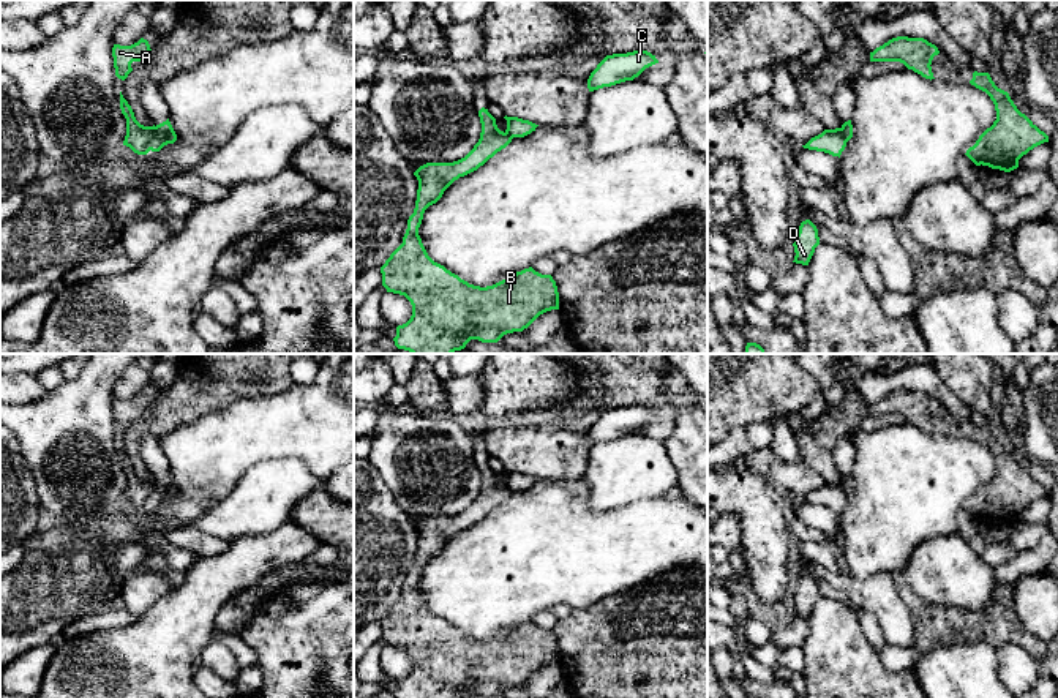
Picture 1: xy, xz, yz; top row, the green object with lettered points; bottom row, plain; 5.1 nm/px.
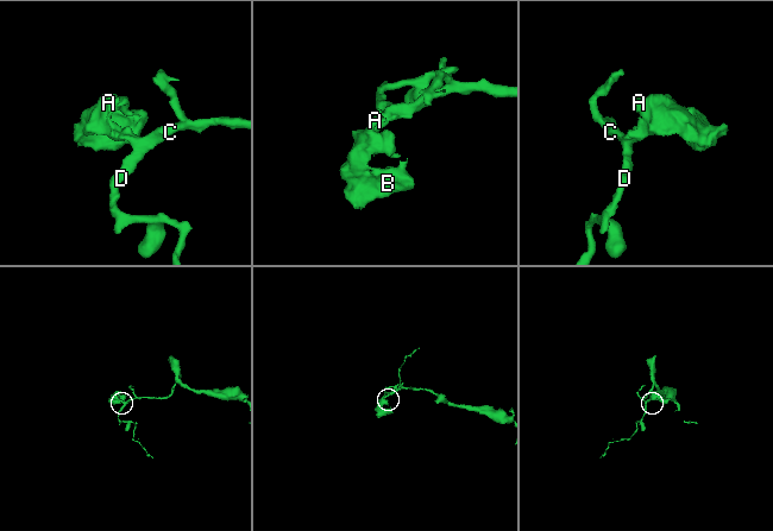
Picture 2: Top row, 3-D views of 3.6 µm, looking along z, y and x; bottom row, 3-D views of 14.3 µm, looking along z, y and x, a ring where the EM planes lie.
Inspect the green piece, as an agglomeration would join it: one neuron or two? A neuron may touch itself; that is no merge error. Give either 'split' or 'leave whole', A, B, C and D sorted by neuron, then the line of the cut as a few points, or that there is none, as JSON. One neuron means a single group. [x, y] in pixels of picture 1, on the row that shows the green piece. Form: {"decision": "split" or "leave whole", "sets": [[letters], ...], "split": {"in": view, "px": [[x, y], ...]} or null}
{"decision": "split", "sets": [["A", "B"], ["C", "D"]], "split": {"in": "xy", "px": [[155, 127], [149, 149]]}}

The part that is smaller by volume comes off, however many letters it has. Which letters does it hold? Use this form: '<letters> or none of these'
A, B

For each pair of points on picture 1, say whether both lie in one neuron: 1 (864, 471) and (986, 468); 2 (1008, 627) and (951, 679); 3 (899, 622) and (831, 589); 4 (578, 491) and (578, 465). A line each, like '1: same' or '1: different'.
1: same
2: different
3: same
4: different

